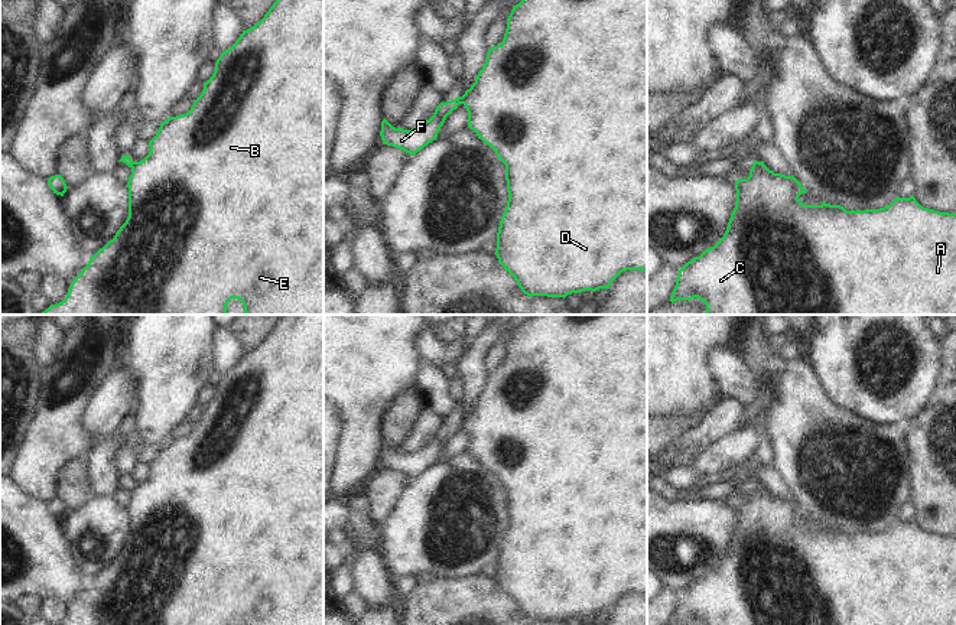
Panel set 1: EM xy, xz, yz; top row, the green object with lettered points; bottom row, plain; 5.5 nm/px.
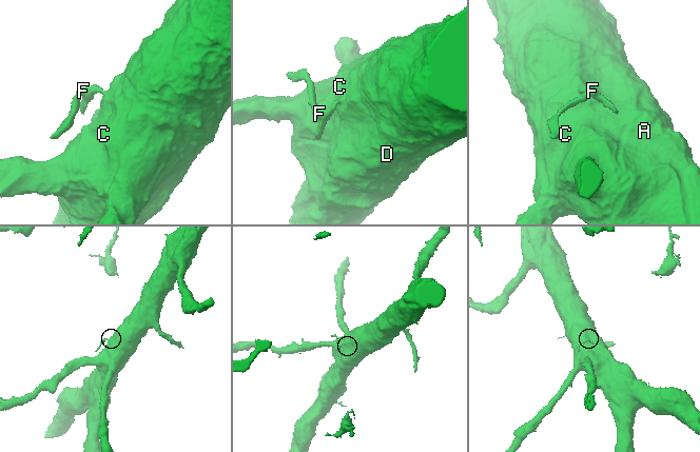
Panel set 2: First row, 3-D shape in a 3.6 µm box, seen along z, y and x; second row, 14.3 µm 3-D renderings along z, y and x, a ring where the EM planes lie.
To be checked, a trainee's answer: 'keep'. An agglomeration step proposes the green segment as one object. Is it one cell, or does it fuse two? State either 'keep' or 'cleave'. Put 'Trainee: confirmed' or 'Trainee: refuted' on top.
Trainee: refuted
cleave

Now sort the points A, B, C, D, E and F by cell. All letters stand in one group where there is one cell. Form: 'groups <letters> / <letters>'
groups A B C D E / F

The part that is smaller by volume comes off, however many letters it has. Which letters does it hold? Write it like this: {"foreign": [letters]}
{"foreign": ["F"]}

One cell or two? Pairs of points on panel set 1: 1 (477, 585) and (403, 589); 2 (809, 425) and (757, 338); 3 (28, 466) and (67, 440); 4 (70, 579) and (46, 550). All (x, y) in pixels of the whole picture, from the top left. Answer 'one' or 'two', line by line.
1: two
2: one
3: one
4: one

